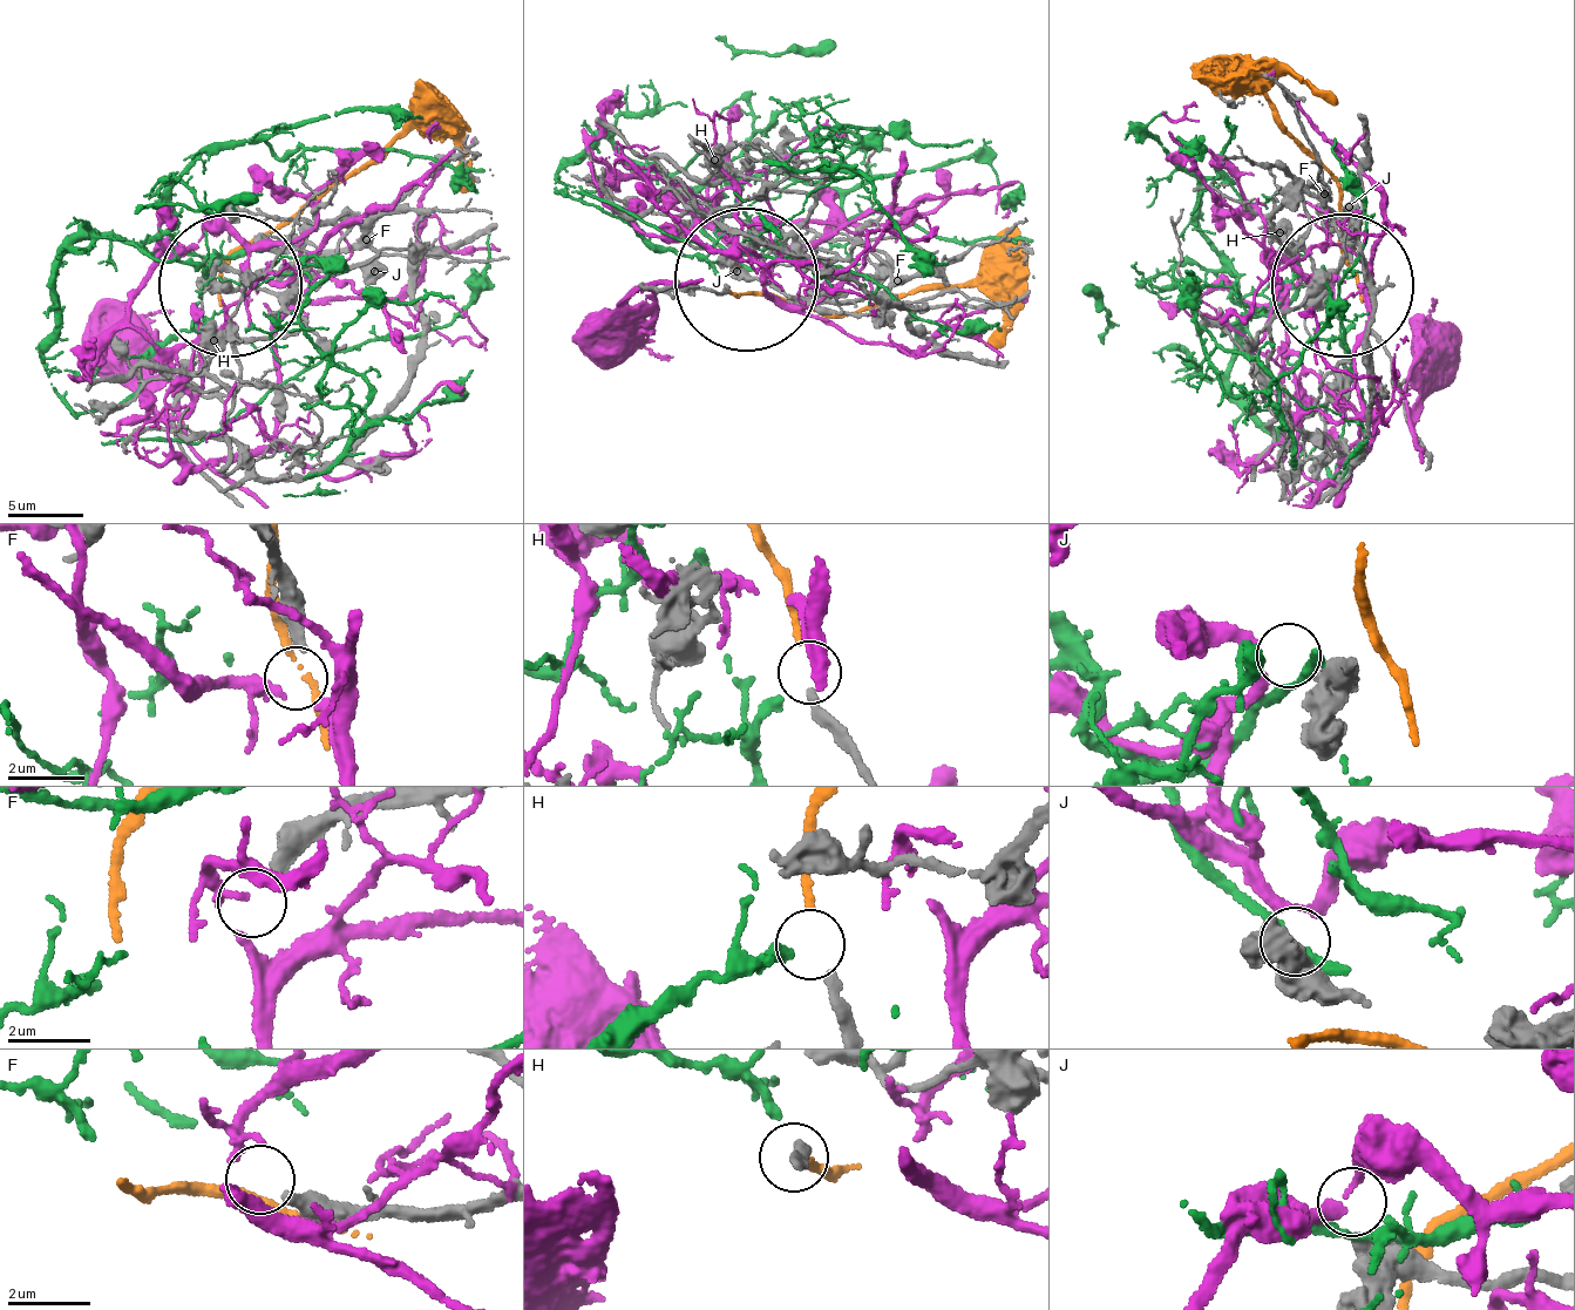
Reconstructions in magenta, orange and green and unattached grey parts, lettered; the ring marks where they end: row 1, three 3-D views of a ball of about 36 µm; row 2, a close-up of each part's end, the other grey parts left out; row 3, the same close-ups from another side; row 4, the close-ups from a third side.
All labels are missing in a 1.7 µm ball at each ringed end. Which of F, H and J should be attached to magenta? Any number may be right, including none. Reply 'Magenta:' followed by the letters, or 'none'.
Magenta: J

